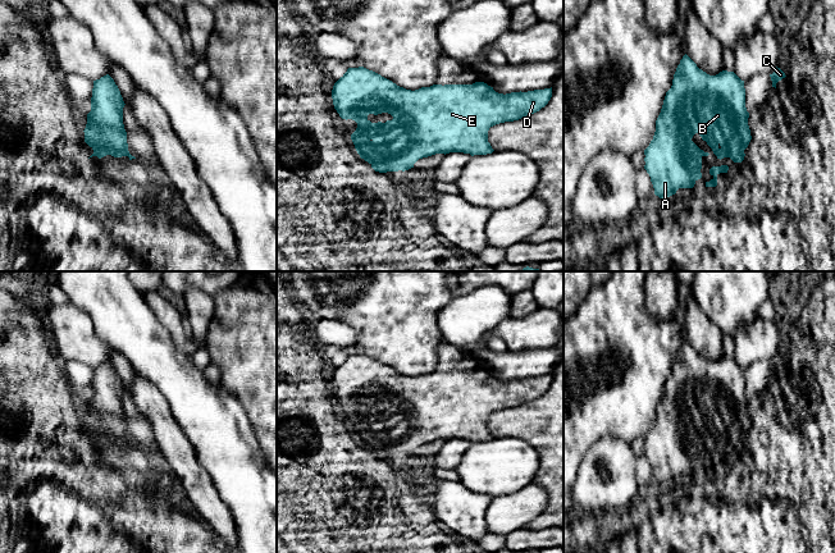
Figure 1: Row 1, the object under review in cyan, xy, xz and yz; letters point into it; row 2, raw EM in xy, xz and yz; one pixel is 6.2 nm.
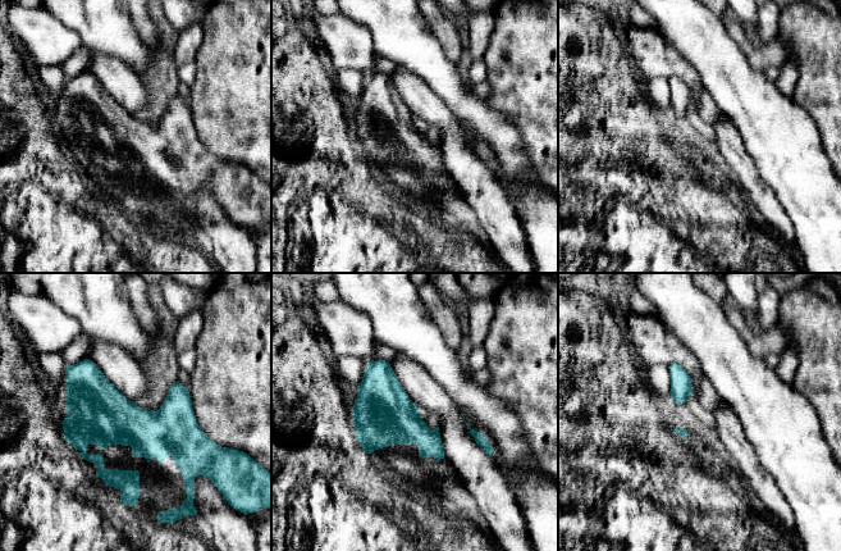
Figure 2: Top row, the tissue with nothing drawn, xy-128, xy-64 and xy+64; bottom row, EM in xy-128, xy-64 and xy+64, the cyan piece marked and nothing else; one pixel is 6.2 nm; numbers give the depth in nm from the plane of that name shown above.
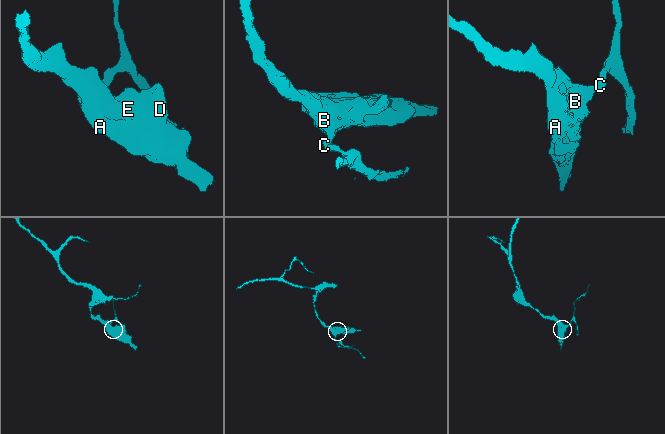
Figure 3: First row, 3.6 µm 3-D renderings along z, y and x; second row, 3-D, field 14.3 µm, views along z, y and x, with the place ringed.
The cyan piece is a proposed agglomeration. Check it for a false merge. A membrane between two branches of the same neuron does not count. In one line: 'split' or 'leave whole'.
leave whole

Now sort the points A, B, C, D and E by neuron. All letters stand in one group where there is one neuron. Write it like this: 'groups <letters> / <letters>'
groups A B C D E

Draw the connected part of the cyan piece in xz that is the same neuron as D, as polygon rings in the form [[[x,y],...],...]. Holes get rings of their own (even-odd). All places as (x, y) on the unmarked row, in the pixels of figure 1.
[[[364,353],[348,355],[332,376],[333,392],[339,403],[357,410],[351,421],[357,440],[379,460],[409,457],[419,445],[435,440],[492,440],[494,437],[488,429],[490,413],[531,402],[544,394],[551,384],[552,374],[503,381],[484,369],[433,371],[411,378]],[[382,399],[391,401],[393,406],[385,410],[368,406],[369,401]]]

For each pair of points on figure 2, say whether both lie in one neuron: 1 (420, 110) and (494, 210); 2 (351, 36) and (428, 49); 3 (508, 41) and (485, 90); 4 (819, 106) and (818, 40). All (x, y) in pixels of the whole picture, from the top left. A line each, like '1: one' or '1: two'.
1: one
2: two
3: two
4: one

